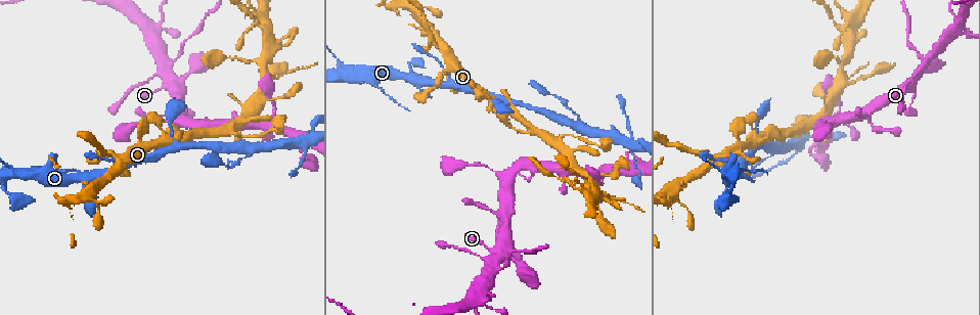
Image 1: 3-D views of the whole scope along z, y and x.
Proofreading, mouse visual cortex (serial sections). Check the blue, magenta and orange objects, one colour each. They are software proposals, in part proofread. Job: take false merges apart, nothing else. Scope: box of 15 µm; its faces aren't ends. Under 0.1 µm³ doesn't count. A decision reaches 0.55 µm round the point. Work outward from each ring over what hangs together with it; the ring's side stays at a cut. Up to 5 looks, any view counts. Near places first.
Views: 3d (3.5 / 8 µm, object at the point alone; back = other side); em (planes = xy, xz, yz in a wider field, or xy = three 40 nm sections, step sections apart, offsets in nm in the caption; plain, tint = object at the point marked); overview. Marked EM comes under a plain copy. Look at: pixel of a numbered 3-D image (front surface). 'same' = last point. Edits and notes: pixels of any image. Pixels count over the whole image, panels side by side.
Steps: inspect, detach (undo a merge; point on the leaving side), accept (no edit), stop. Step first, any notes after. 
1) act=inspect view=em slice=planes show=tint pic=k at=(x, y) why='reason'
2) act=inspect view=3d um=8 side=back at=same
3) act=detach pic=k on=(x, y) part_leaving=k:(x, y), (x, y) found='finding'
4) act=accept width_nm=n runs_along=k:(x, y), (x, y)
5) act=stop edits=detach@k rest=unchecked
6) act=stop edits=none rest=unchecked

act=inspect view=em slice=xy step=5 show=tint pic=1 at=(31, 171) why='two arms at a narrow angle'

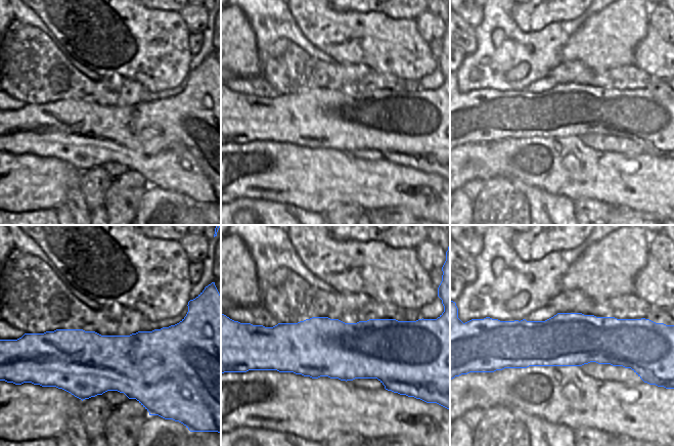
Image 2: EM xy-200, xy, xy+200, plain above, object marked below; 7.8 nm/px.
act=inspect view=3d um=3.5 side=back at=same

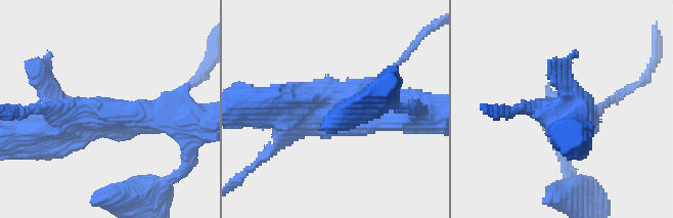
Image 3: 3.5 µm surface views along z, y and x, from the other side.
act=accept width_nm=460 runs_along=3:(35, 133), (79, 118), (170, 115) found='all the same cell'

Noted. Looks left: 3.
act=inspect view=3d um=3.5 pic=1 at=(169, 120) why='calibre changes'

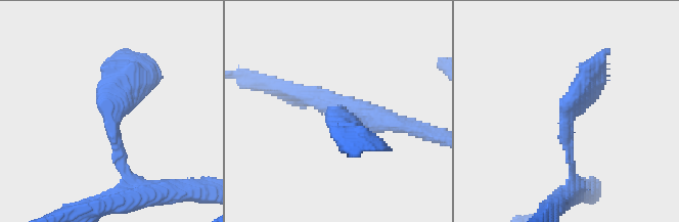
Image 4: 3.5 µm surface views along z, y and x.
act=accept runs_along=4:(572, 183), (567, 117), (595, 73) found='continuous, no second cell'

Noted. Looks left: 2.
act=stop edits=none rest=unchecked

